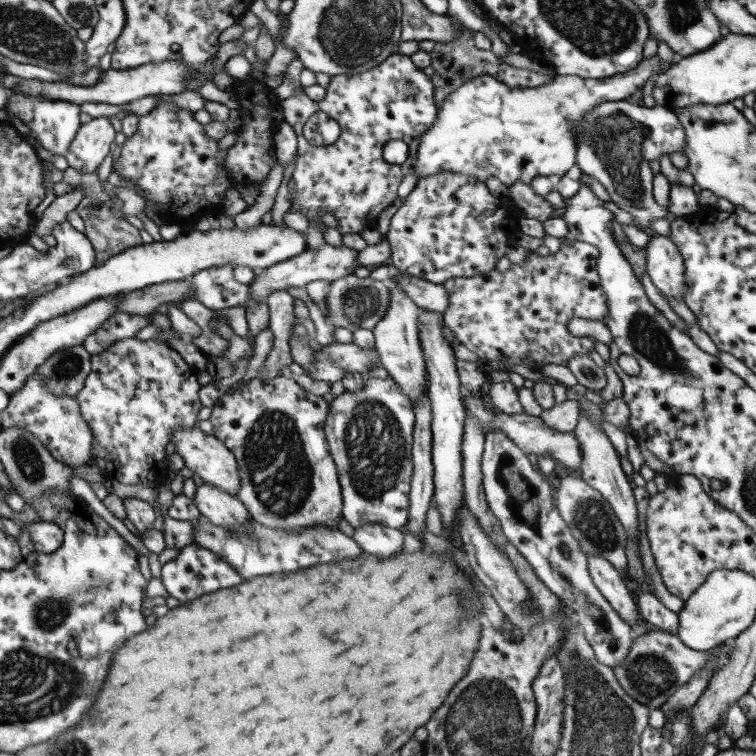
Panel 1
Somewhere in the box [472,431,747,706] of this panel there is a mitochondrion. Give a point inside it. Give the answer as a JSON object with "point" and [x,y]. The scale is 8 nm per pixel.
{"point":[648,675]}

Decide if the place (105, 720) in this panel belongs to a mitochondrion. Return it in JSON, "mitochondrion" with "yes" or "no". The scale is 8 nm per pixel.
{"mitochondrion":"no"}

